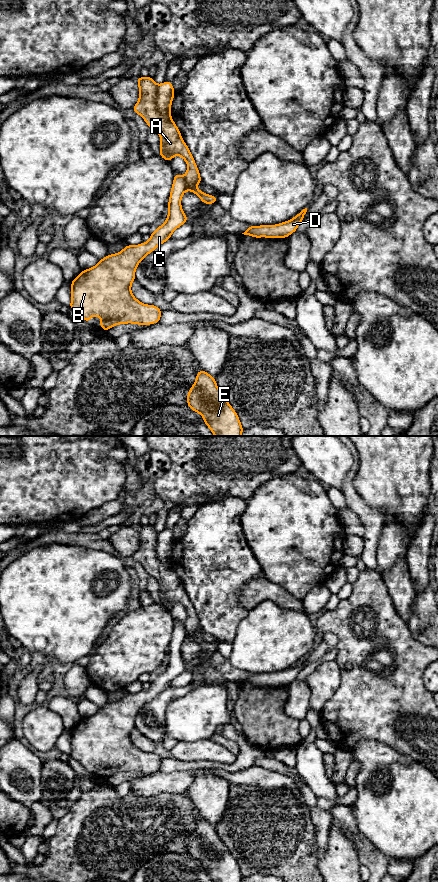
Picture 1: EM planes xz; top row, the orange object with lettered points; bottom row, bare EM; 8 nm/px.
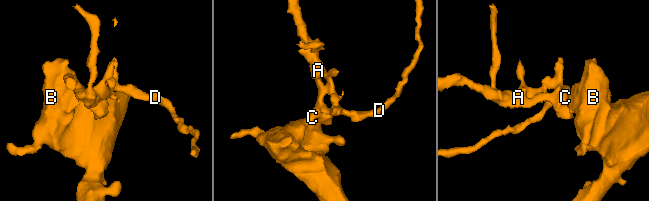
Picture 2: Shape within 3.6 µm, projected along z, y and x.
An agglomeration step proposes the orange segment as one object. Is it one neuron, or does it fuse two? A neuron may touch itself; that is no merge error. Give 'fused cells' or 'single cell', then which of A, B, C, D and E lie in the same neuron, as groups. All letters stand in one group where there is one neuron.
fused cells; groups A / B C D E

